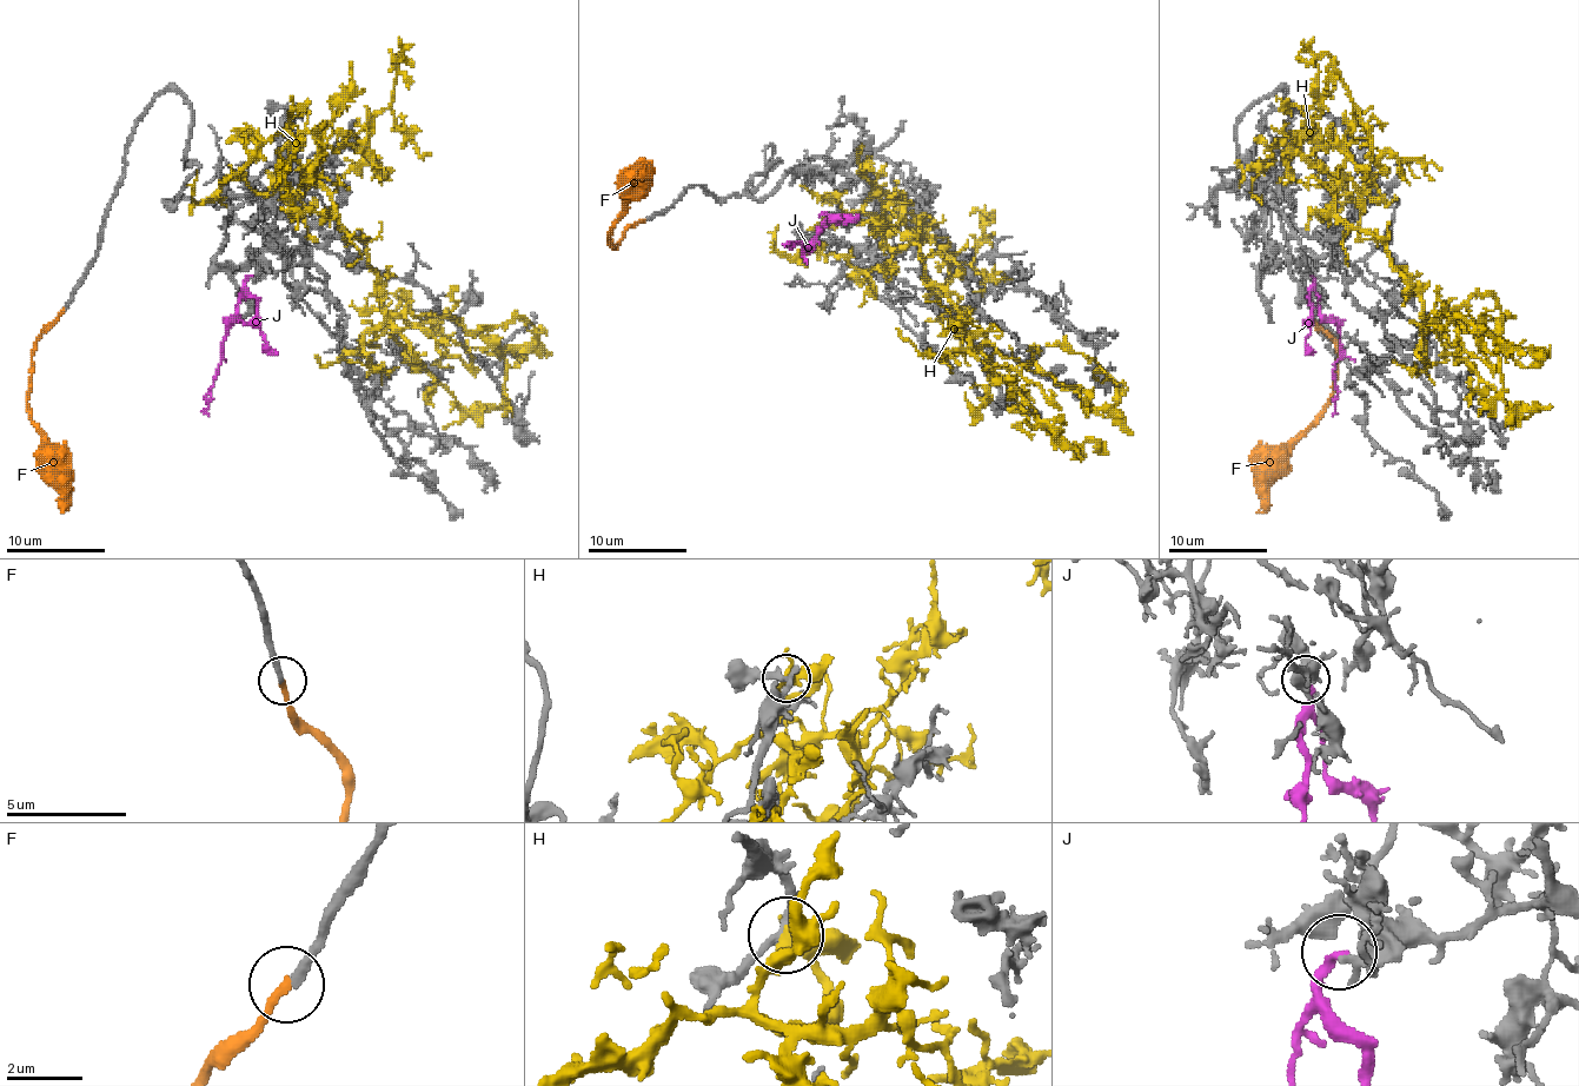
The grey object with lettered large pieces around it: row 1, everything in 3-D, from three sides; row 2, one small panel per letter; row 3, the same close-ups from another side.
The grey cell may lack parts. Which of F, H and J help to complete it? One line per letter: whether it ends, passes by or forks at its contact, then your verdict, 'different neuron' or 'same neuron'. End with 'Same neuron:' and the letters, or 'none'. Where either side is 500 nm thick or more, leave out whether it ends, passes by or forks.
F: it ends; same neuron
H: it forks; different neuron
J: it ends; different neuron
Same neuron: F

